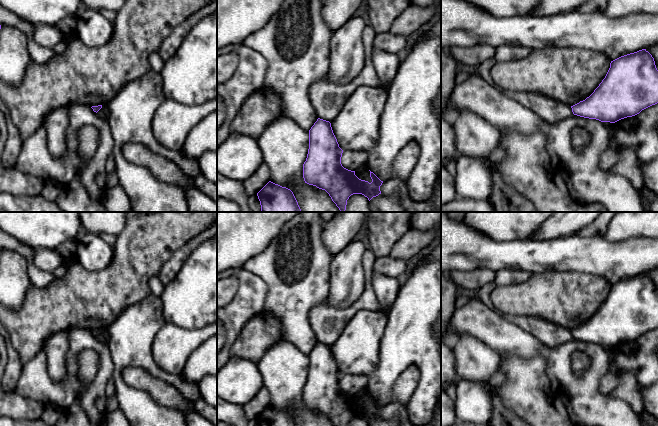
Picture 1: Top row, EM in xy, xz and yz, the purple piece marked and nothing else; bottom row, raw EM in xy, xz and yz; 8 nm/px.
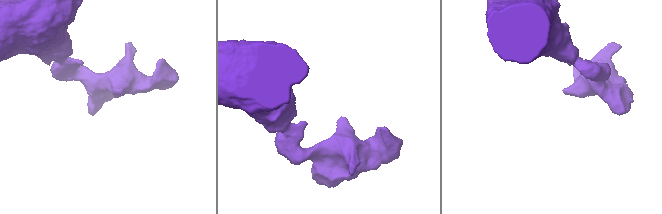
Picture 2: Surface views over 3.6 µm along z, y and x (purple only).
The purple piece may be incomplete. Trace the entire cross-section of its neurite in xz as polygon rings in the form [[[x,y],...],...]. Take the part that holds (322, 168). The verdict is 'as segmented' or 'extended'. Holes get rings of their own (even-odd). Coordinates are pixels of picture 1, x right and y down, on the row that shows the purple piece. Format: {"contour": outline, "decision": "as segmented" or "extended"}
{"contour": [[[318,118],[309,130],[309,149],[303,164],[305,183],[325,190],[341,212],[353,194],[362,194],[370,201],[381,194],[381,181],[370,171],[372,182],[361,180],[355,171],[341,164],[343,150],[339,147],[329,121]]], "decision": "as segmented"}

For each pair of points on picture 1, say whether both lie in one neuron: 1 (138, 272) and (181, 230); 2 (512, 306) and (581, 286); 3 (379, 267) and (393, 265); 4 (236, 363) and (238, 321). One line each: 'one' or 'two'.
1: one
2: one
3: one
4: two

